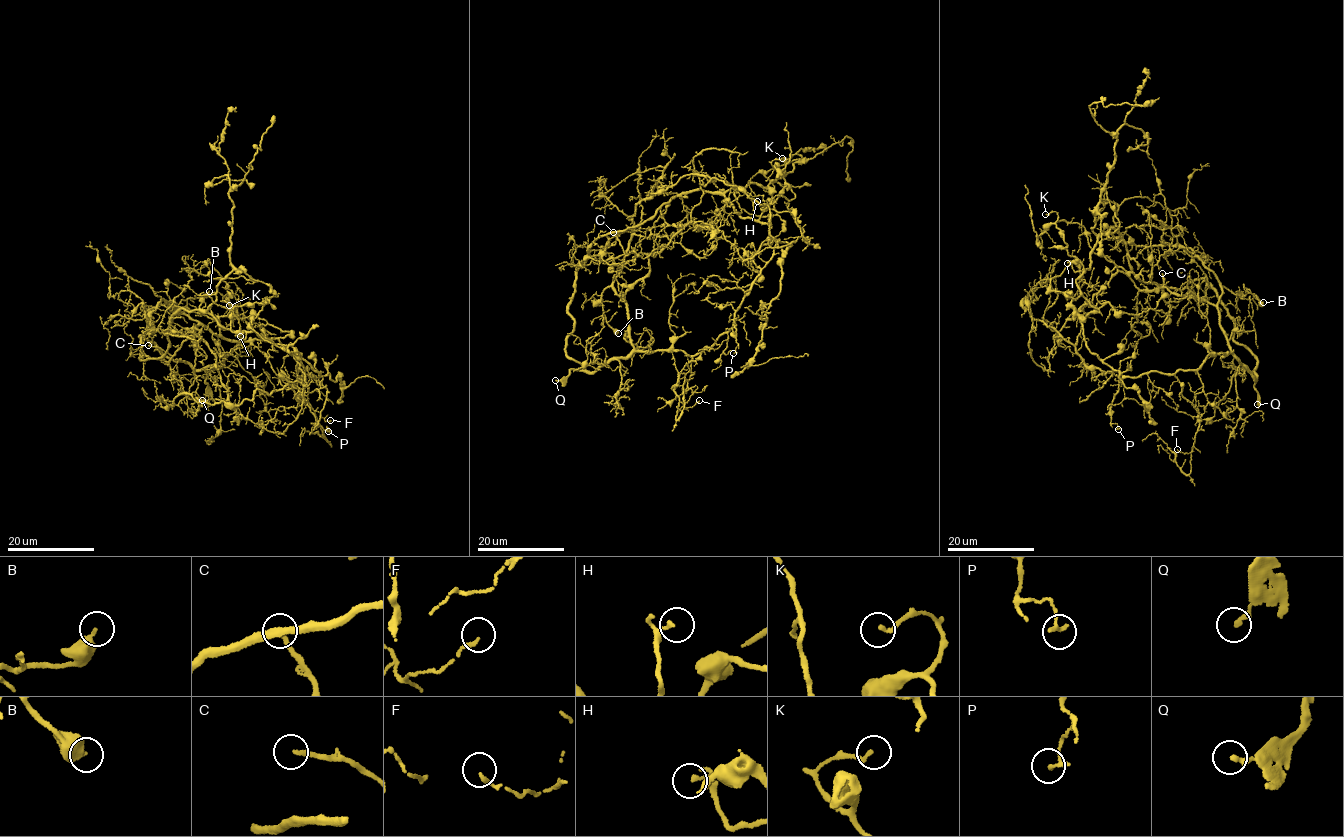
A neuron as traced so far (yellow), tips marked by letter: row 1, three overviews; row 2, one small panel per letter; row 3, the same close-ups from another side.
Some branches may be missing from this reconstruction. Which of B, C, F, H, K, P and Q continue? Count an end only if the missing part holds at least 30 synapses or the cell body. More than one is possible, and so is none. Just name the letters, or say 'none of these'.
C, Q

